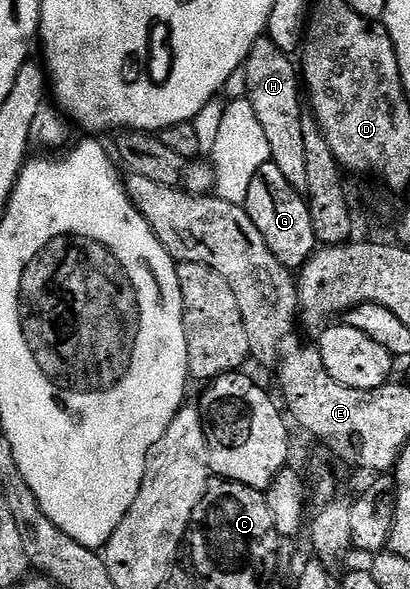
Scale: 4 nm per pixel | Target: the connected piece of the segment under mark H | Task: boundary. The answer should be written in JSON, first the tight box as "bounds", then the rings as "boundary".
{"bounds":[241,34,309,194],"boundary":[[[264,34],[257,42],[253,42],[247,63],[243,65],[241,72],[242,75],[247,75],[245,99],[253,106],[257,122],[261,122],[265,130],[274,171],[285,174],[285,182],[293,186],[295,192],[303,194],[307,191],[305,169],[309,167],[305,162],[305,138],[301,134],[305,104],[301,99],[301,72],[296,61],[294,64],[291,60],[294,59],[288,53],[277,50],[274,42]]]}

